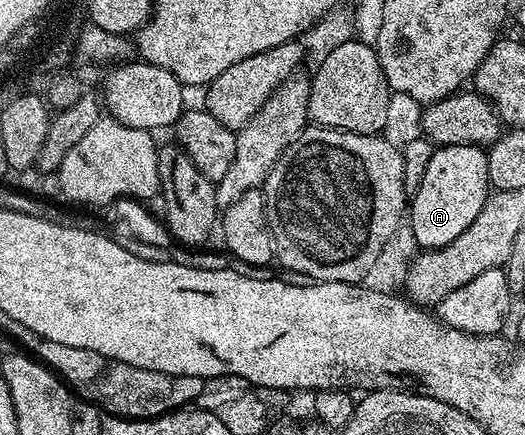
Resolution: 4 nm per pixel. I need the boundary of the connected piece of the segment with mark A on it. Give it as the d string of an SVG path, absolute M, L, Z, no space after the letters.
M440 146L425 167L425 176L409 202L409 225L423 250L445 248L477 220L492 189L487 150L481 146Z

